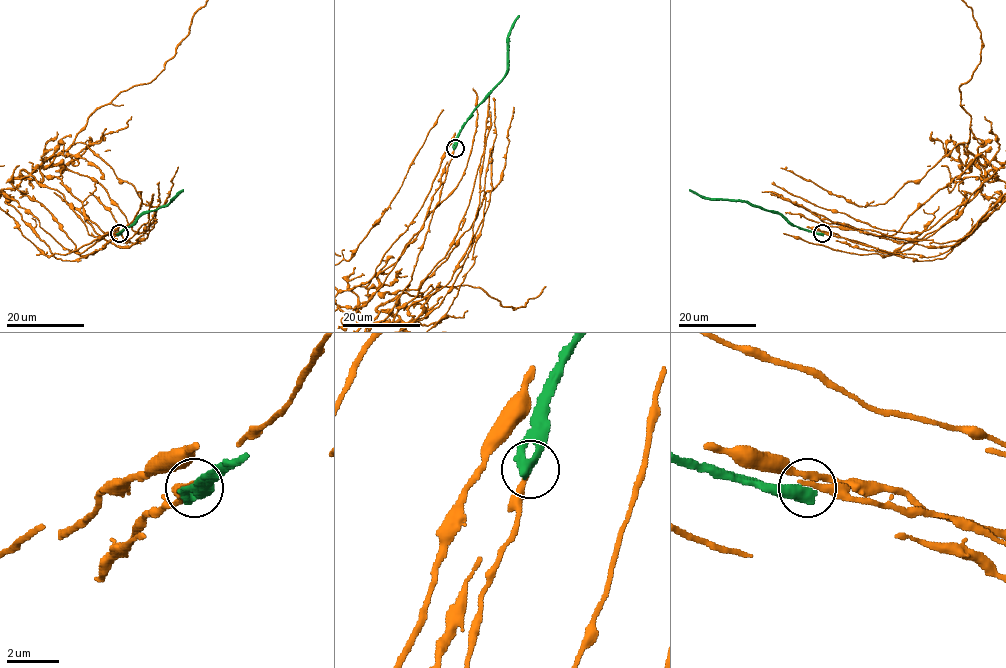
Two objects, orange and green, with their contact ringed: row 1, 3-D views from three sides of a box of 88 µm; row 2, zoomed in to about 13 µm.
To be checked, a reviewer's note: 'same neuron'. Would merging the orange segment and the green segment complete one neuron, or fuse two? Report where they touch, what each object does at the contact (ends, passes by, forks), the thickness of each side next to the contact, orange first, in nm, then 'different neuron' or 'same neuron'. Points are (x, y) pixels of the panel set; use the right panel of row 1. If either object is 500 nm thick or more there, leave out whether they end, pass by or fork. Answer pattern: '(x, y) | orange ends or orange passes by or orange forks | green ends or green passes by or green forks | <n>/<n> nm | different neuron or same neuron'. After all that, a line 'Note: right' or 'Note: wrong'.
(822, 233) | 220/500 nm | different neuron
Note: wrong

